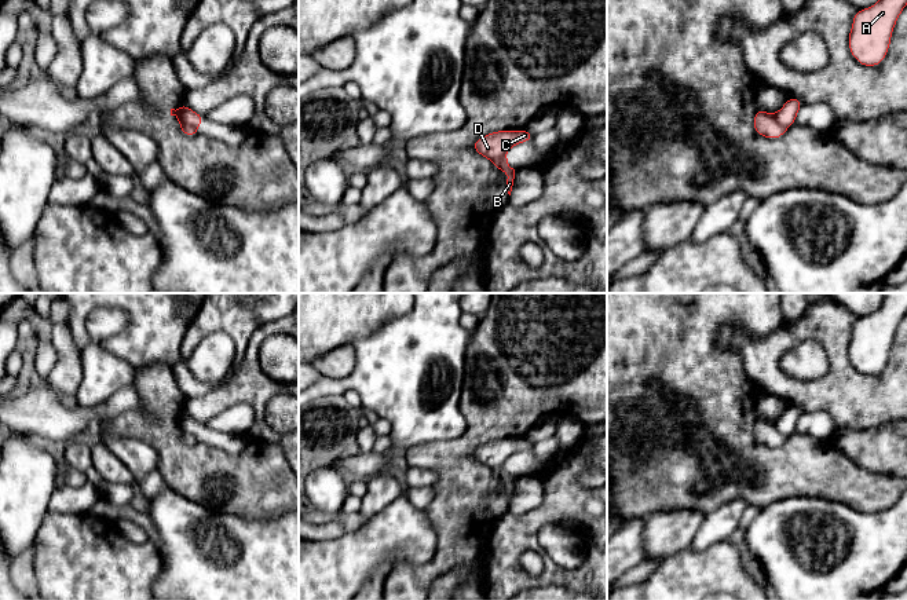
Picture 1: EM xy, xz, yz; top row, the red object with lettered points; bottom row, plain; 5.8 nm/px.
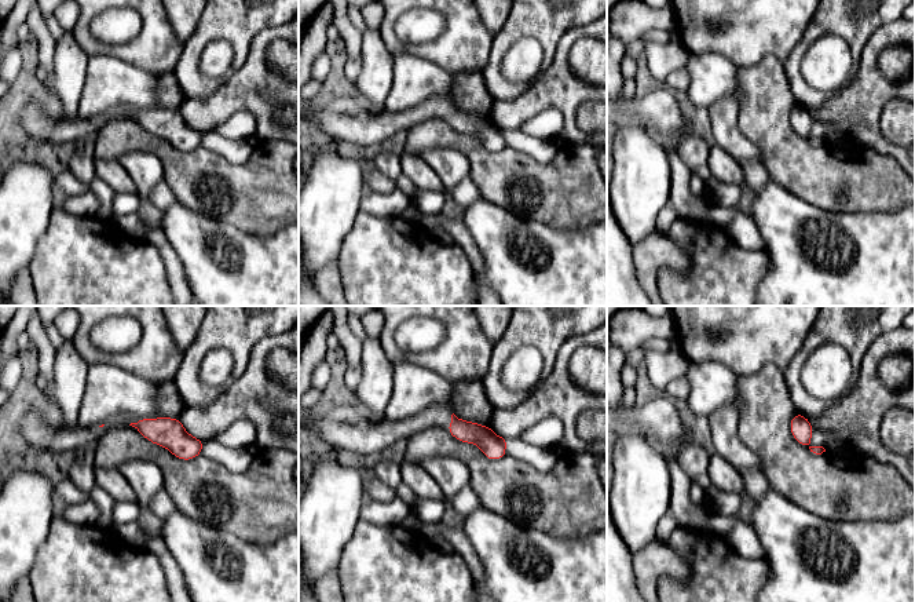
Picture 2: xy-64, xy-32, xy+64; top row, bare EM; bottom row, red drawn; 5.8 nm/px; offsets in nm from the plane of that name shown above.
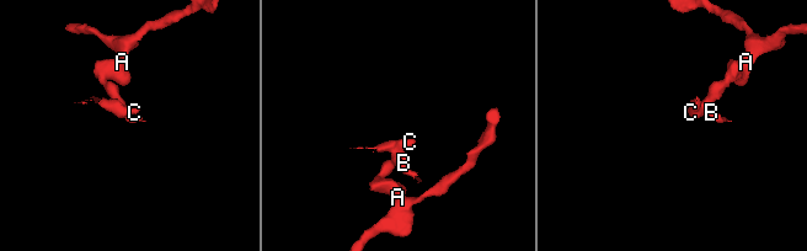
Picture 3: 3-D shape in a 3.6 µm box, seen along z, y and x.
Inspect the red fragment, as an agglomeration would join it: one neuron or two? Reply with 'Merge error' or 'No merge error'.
Merge error

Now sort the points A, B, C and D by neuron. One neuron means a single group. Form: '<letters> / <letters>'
A / B C D

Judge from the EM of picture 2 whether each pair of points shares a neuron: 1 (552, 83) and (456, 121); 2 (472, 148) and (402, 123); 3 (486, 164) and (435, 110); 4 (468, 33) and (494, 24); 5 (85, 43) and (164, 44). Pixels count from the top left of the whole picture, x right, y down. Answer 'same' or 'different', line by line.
1: different
2: different
3: different
4: different
5: same

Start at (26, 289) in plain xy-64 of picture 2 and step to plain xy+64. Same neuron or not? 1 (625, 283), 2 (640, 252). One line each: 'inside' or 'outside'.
1: outside
2: inside

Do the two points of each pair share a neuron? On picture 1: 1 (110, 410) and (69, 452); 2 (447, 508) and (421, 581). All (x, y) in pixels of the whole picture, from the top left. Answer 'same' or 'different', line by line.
1: different
2: same

